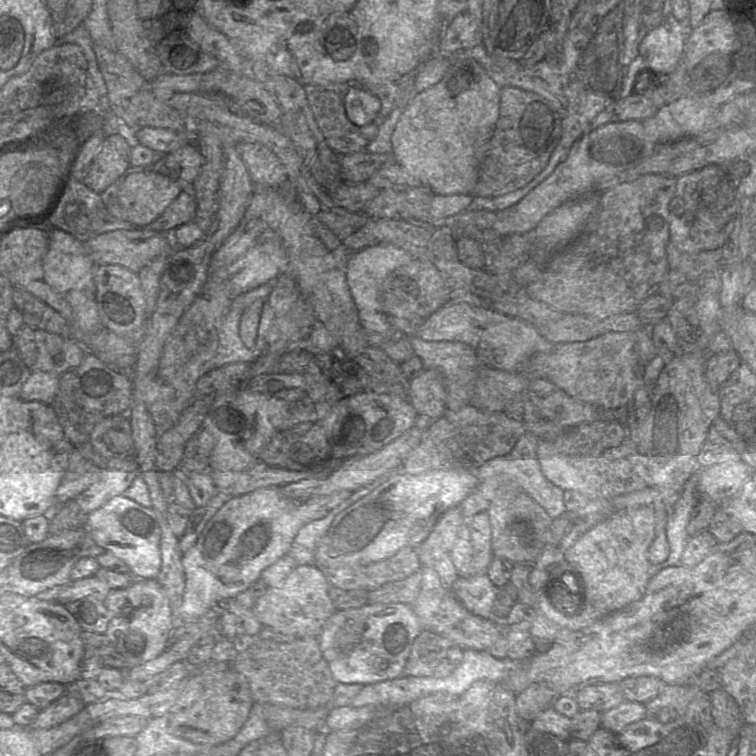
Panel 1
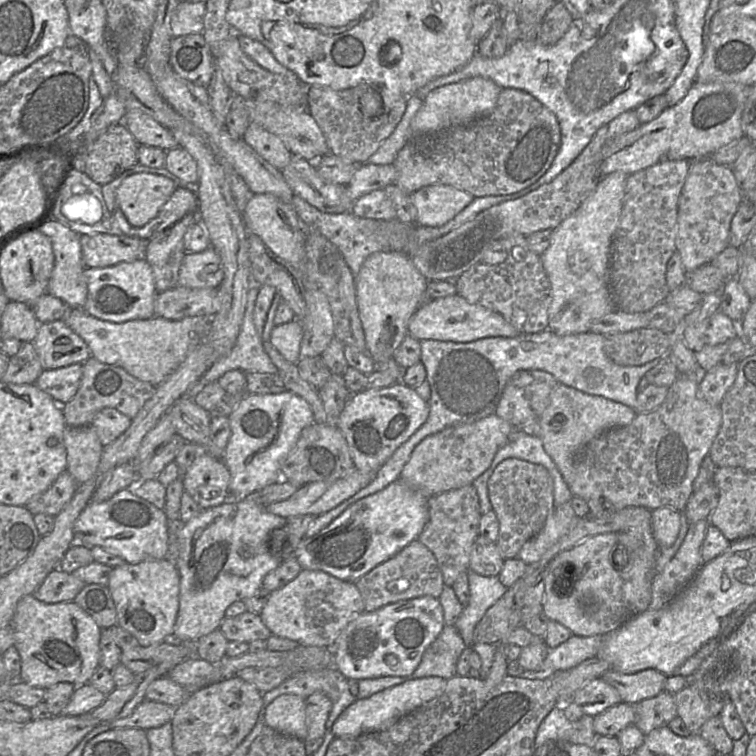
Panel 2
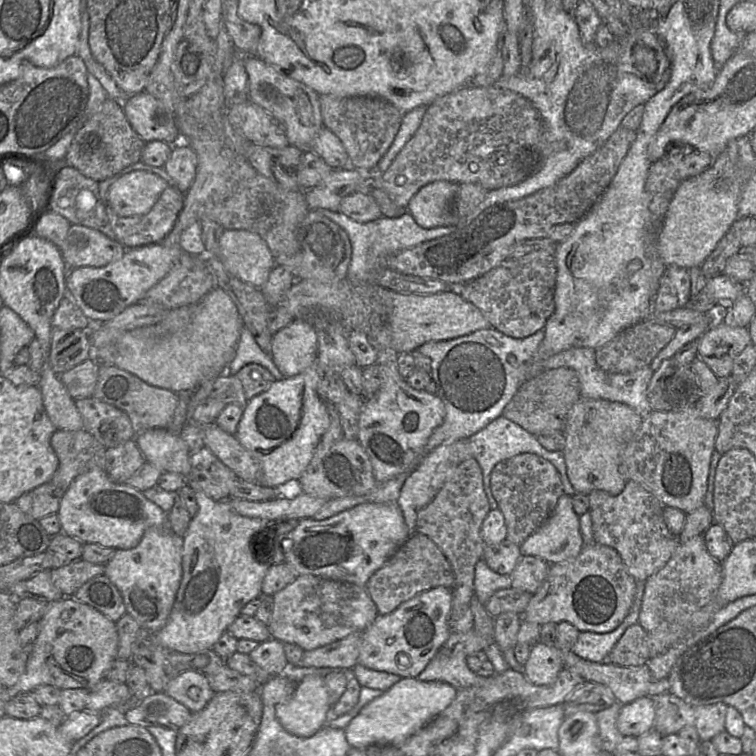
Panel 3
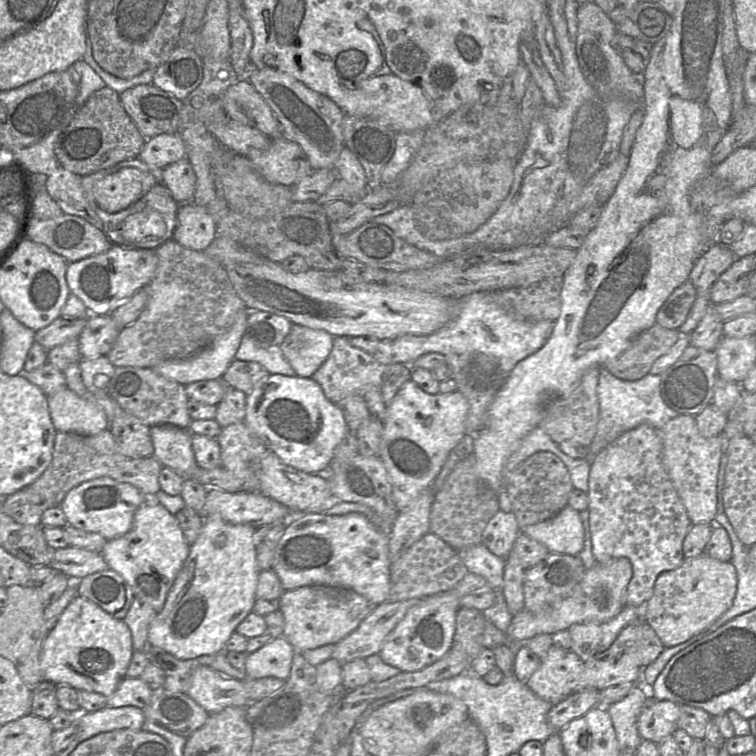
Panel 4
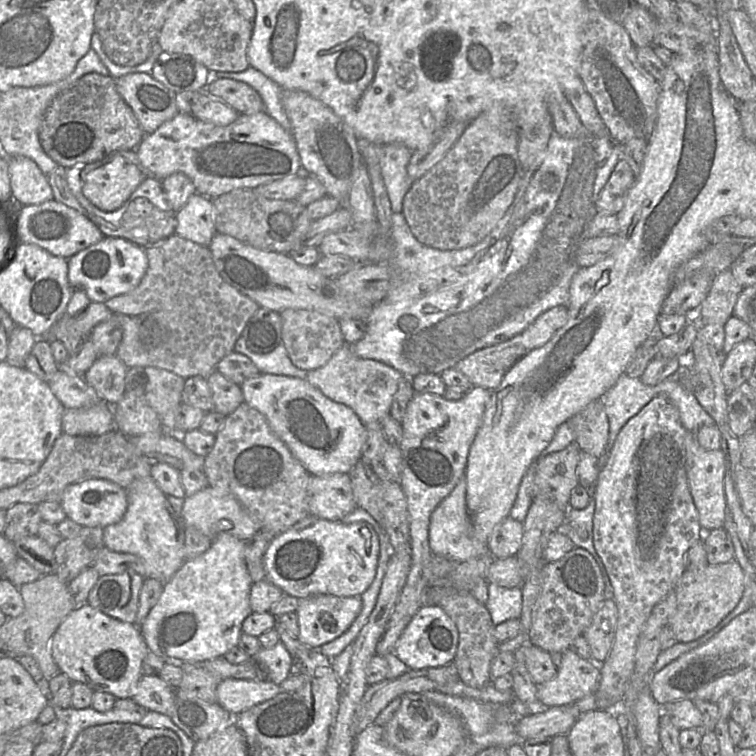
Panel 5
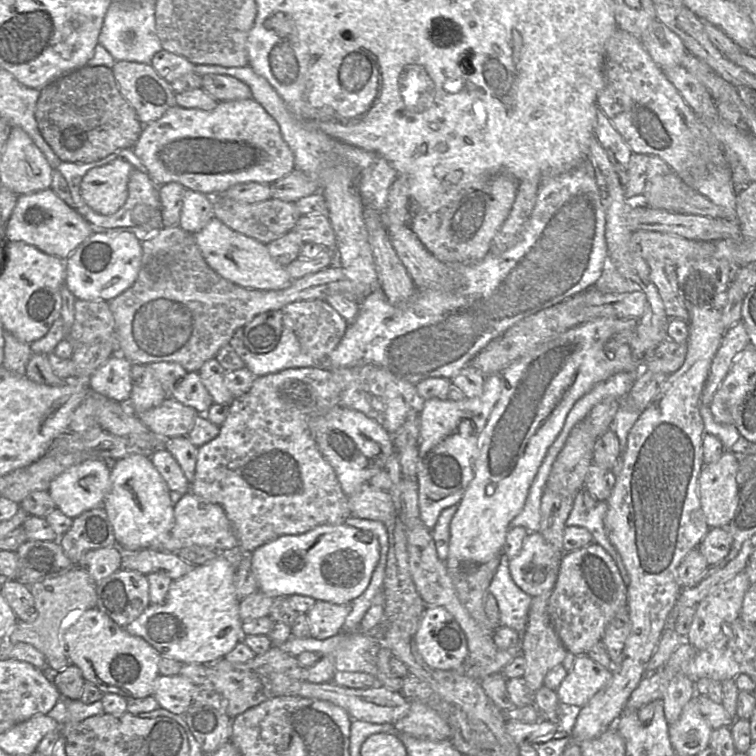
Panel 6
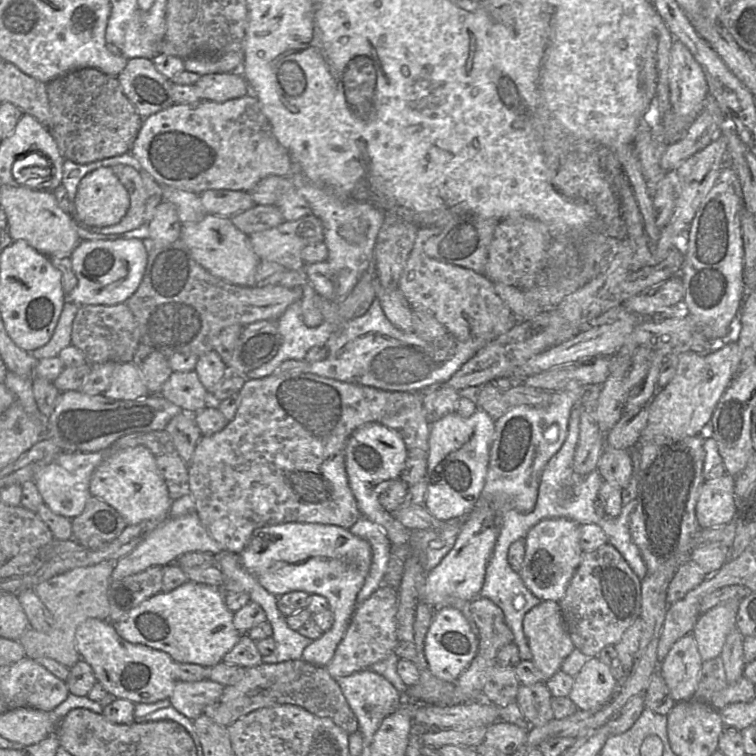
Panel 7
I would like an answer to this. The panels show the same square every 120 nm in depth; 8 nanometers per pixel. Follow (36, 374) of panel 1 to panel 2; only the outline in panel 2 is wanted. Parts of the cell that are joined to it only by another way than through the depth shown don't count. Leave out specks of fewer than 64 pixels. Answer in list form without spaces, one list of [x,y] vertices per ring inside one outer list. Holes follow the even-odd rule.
[[[72,364],[43,370],[35,384],[60,405],[69,402],[76,394],[82,377],[82,364]]]

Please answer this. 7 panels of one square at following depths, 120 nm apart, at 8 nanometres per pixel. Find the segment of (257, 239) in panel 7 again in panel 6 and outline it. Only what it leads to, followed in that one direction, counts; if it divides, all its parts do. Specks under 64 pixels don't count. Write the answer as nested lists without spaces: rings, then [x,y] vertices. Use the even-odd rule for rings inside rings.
[[[326,214],[300,216],[291,232],[299,235],[303,244],[319,244],[330,251],[336,247],[336,235]]]

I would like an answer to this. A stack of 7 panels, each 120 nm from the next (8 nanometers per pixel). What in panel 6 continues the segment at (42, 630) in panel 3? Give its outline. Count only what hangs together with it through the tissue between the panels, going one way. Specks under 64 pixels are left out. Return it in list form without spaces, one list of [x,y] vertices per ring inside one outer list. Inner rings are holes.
[[[97,607],[83,611],[80,614],[80,616],[73,622],[73,624],[66,630],[66,632],[63,635],[63,640],[64,640],[64,647],[70,659],[70,662],[72,664],[77,665],[81,669],[82,674],[86,681],[94,683],[102,692],[116,693],[118,695],[125,697],[126,699],[152,696],[154,690],[154,682],[156,678],[160,675],[158,669],[158,663],[161,658],[161,654],[142,637],[128,633],[124,627],[116,624],[107,614],[99,610]]]

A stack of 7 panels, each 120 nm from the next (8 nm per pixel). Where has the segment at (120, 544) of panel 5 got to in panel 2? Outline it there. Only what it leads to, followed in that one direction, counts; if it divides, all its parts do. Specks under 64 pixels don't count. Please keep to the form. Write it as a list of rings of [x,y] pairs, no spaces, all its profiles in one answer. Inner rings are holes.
[[[168,558],[146,559],[137,564],[123,562],[113,567],[107,585],[116,607],[116,624],[131,633],[142,646],[173,640],[180,581],[177,565]]]

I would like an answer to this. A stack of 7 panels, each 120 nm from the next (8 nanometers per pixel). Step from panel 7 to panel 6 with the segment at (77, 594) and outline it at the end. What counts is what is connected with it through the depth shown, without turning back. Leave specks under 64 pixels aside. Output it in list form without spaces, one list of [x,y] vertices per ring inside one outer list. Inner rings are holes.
[[[76,566],[61,575],[27,586],[34,597],[38,617],[33,622],[18,620],[6,639],[11,643],[33,645],[45,655],[48,667],[59,671],[71,663],[64,647],[63,635],[83,611],[96,607],[97,583],[84,568]]]

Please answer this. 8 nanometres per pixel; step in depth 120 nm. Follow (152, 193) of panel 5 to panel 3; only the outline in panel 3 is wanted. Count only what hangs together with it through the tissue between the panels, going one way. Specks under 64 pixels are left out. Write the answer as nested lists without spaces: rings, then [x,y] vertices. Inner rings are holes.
[[[120,173],[98,182],[100,197],[106,205],[106,213],[115,239],[126,249],[137,248],[161,242],[172,230],[174,224],[184,208],[186,193],[180,192],[176,187],[169,186],[159,197],[153,208],[145,215],[121,217],[107,206],[107,196],[110,186],[121,177]]]

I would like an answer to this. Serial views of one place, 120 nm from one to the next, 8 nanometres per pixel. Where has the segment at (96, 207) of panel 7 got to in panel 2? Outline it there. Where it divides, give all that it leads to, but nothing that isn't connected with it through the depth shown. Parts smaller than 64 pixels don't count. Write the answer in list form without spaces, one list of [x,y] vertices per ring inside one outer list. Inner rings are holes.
[[[133,174],[118,187],[116,201],[127,221],[134,227],[142,227],[158,214],[176,187],[172,180],[161,175]]]

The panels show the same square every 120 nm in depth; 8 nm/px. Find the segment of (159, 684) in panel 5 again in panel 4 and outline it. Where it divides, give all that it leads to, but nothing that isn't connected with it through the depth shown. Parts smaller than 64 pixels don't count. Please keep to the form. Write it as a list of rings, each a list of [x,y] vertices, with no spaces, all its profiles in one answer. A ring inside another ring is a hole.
[[[124,677],[112,695],[107,697],[106,707],[134,706],[146,707],[152,698],[153,690],[139,677]]]

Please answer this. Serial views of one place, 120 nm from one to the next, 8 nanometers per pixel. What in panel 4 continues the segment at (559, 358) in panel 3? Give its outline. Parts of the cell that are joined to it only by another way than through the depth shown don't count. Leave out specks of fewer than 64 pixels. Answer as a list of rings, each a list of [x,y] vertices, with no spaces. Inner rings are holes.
[[[599,368],[597,395],[600,406],[597,433],[588,447],[590,457],[596,456],[614,439],[640,424],[649,424],[657,429],[668,421],[680,415],[670,408],[660,393],[660,375],[647,373],[638,380],[622,380],[605,368]]]

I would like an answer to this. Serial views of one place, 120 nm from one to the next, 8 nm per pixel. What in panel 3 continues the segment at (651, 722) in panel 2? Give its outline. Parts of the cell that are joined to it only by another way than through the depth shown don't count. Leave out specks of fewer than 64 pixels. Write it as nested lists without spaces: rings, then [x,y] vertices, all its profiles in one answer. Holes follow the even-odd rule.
[[[670,692],[650,696],[655,718],[653,729],[662,736],[677,734],[685,726],[694,726],[694,707]]]

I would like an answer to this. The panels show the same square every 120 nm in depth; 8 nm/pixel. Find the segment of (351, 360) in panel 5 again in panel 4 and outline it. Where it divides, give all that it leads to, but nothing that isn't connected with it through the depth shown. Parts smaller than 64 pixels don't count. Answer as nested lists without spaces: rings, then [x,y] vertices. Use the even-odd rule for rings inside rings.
[[[334,337],[332,350],[325,362],[312,375],[332,403],[339,403],[352,395],[362,396],[372,388],[381,388],[384,365],[371,354],[354,347],[347,337]]]

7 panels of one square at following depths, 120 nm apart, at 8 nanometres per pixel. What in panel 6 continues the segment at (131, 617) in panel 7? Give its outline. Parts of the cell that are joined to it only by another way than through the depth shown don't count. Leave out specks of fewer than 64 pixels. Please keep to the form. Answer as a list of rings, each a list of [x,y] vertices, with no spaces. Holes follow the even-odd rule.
[[[222,554],[218,555],[201,565],[194,566],[193,569],[181,578],[172,580],[165,600],[160,604],[150,604],[148,607],[131,623],[127,624],[125,630],[135,636],[140,636],[152,645],[162,656],[170,657],[182,664],[212,664],[224,658],[242,640],[242,620],[239,616],[240,600],[235,590],[235,572],[233,564]]]

